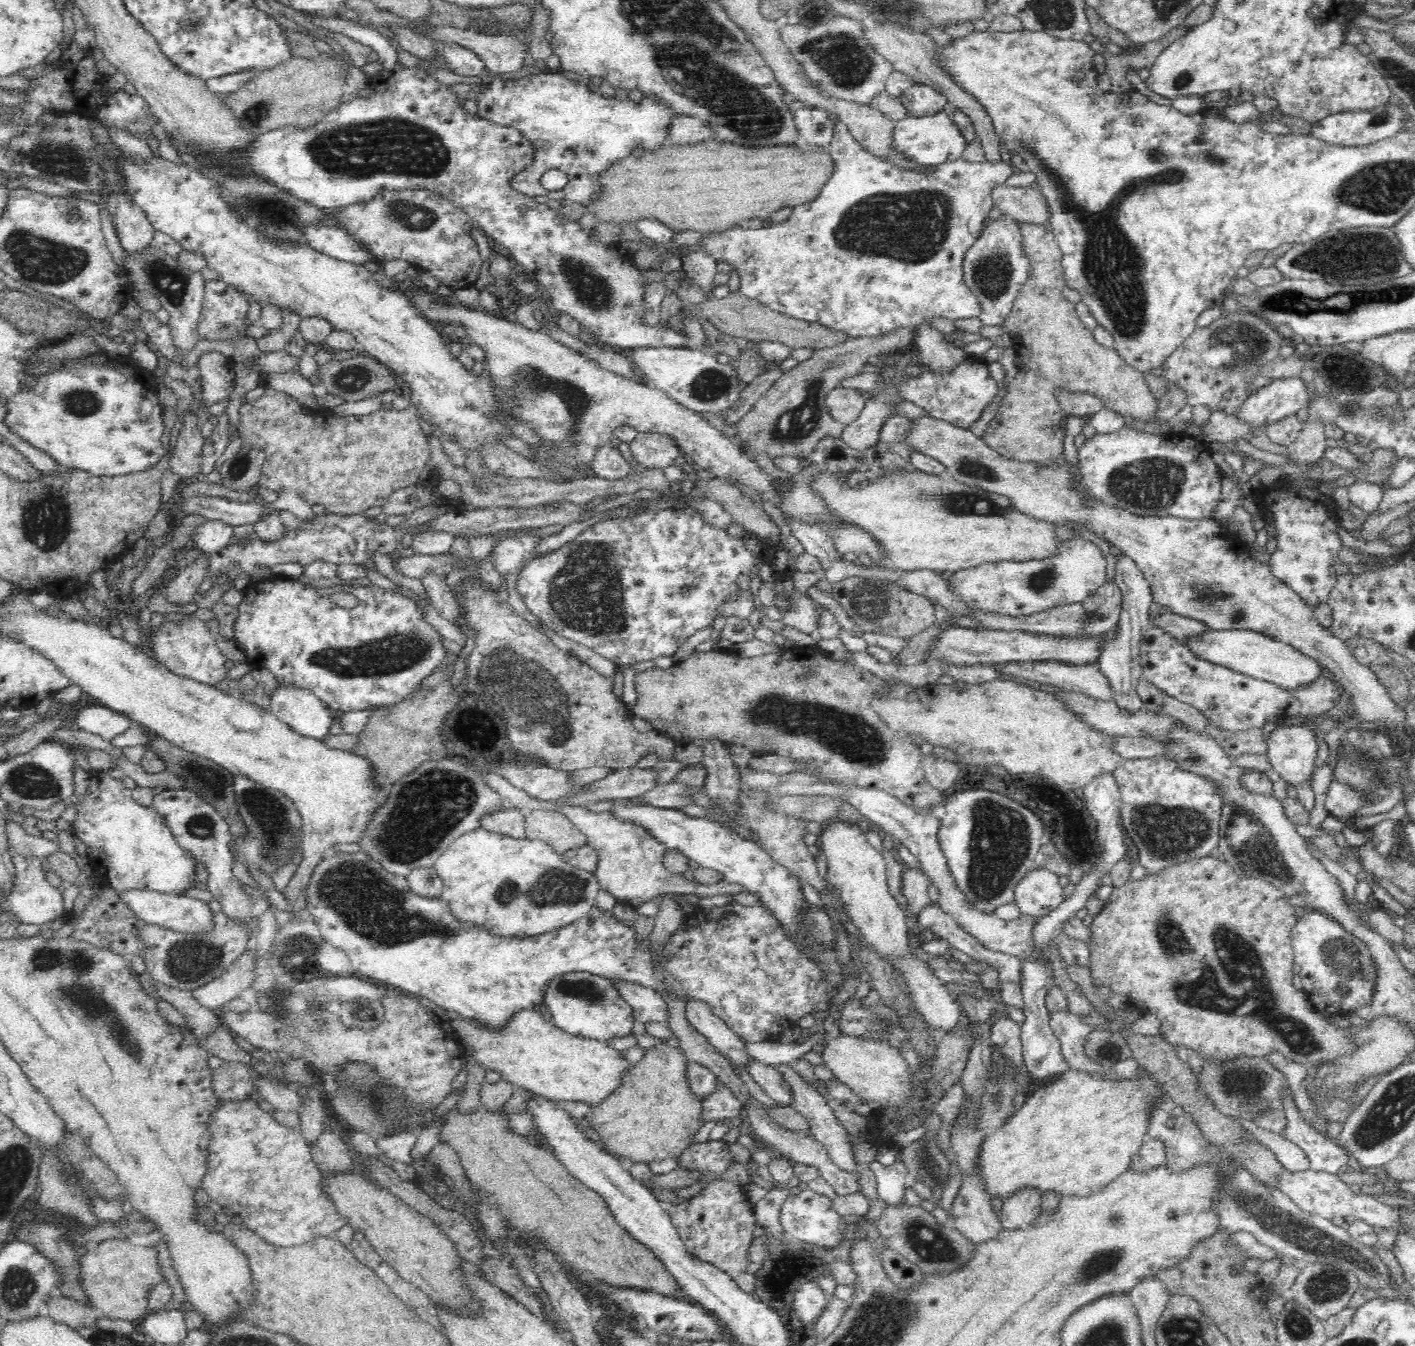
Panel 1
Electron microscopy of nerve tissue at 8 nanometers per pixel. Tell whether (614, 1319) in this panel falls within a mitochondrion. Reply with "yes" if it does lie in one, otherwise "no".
no

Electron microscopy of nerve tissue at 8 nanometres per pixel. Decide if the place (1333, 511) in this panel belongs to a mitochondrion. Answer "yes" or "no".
no

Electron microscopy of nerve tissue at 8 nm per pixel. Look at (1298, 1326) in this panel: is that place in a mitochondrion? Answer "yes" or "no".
yes

